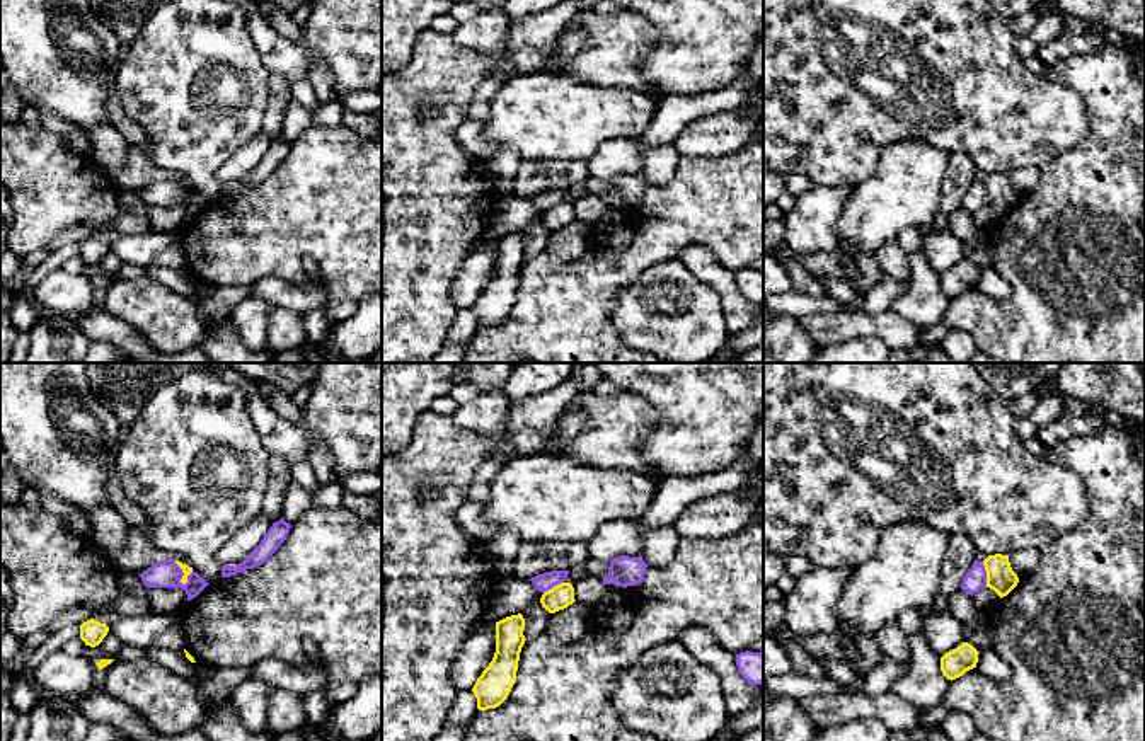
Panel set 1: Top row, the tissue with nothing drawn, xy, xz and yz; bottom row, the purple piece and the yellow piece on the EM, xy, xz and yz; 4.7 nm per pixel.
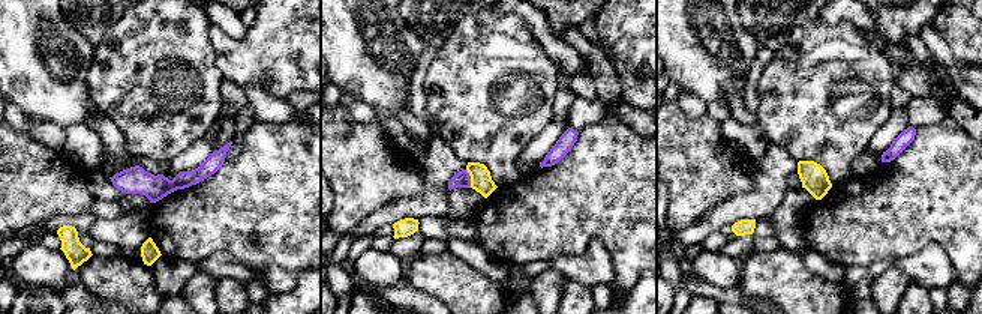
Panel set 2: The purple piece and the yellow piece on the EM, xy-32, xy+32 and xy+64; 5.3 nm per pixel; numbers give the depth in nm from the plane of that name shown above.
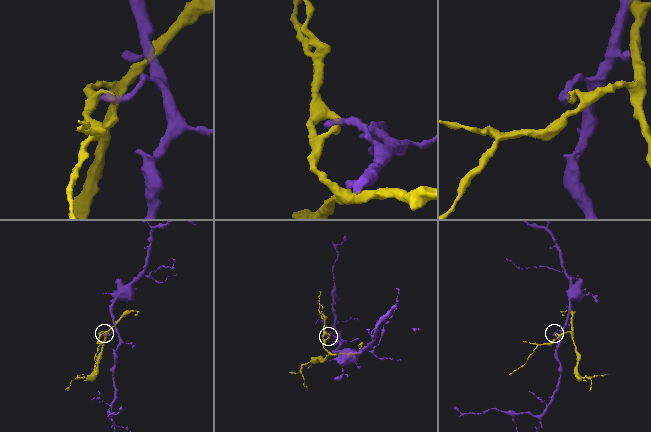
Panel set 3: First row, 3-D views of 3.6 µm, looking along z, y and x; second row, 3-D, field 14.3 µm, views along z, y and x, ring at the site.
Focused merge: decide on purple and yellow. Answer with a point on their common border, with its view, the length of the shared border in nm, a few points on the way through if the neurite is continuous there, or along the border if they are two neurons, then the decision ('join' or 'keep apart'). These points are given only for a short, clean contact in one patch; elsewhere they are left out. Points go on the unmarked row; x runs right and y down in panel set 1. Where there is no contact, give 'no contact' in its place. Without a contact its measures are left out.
yz (985, 193) | 120 nm | along yz (982, 181), (987, 191), (987, 205) | keep apart

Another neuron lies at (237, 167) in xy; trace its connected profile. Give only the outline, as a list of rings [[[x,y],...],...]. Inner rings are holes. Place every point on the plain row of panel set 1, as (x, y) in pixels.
[[[261,129],[218,169],[216,181],[230,186],[239,184],[261,162],[271,145],[273,138]]]

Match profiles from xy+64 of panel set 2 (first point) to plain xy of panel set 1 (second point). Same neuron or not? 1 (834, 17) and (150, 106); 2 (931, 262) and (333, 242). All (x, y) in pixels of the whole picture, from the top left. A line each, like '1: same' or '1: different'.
1: different
2: different

